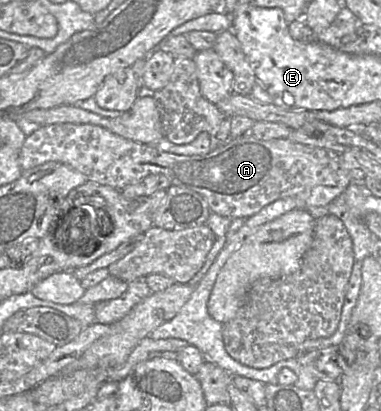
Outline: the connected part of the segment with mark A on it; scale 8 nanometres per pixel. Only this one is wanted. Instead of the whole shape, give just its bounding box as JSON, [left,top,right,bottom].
[19,123,365,219]

